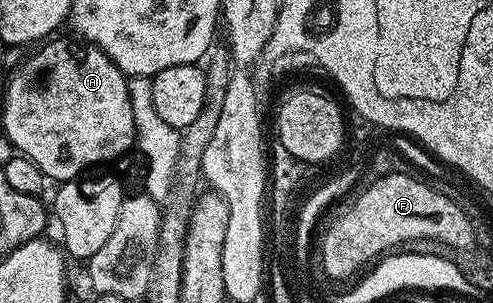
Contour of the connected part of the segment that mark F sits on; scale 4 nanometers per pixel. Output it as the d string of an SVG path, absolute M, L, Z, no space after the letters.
M412 173L392 174L375 180L375 184L362 189L362 194L354 200L353 207L342 218L337 218L330 224L329 231L321 242L321 266L325 269L323 274L326 279L349 278L360 266L368 267L374 260L396 251L397 246L405 240L431 240L443 244L449 250L460 251L468 250L474 245L475 231L471 220L463 212L460 201L456 197L448 198L443 191L413 177Z

